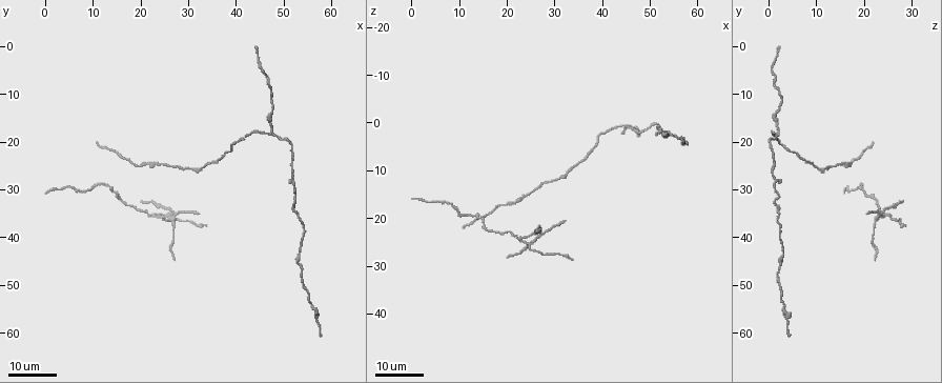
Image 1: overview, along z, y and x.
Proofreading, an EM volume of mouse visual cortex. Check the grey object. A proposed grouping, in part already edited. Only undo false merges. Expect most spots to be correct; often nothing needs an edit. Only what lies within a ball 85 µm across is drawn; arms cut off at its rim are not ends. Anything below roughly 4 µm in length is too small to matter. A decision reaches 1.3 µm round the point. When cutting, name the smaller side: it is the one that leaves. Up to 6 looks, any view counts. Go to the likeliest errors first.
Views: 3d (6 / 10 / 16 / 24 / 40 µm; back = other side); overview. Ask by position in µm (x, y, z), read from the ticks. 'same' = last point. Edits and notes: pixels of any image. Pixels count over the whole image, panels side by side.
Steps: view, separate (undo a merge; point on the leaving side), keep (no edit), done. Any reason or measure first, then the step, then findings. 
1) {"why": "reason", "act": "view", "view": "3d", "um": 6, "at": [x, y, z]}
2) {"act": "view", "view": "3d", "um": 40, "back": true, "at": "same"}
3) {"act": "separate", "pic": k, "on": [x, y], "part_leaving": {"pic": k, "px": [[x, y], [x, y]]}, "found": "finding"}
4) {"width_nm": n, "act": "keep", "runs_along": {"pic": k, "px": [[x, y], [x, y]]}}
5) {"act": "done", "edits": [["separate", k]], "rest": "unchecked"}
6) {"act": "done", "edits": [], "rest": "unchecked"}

{"why": "two arms in line, one across", "act": "view", "view": "3d", "um": 24, "at": [23.0, 35.0, 24.5]}

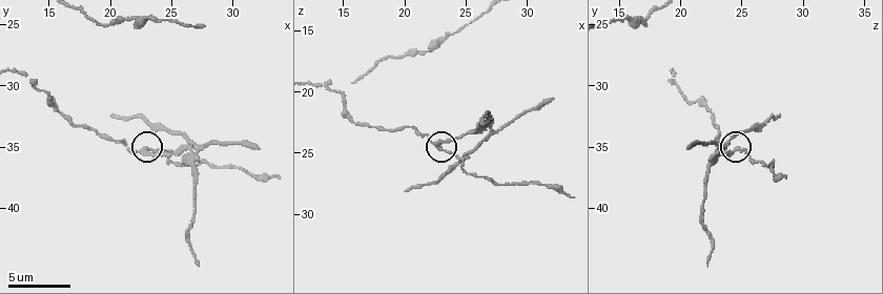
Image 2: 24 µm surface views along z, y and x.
{"act": "view", "view": "3d", "um": 10, "at": [23.0, 35.4, 24.2]}

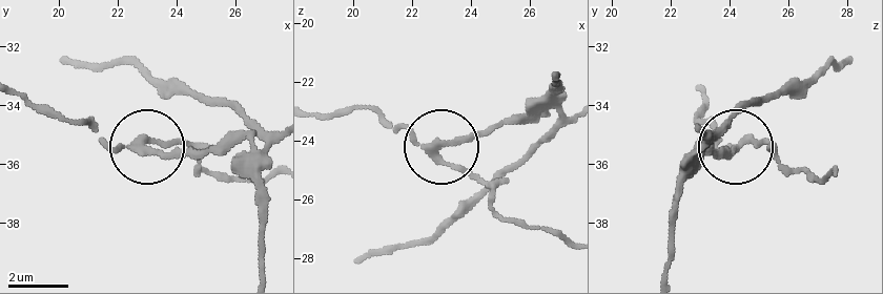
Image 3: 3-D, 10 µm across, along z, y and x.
{"arms": 3, "act": "separate", "pic": 3, "on": [184, 158], "found": "a second neuron is stuck on"}

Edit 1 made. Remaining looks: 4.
{"why": "see it whole again", "act": "view", "view": "overview"}

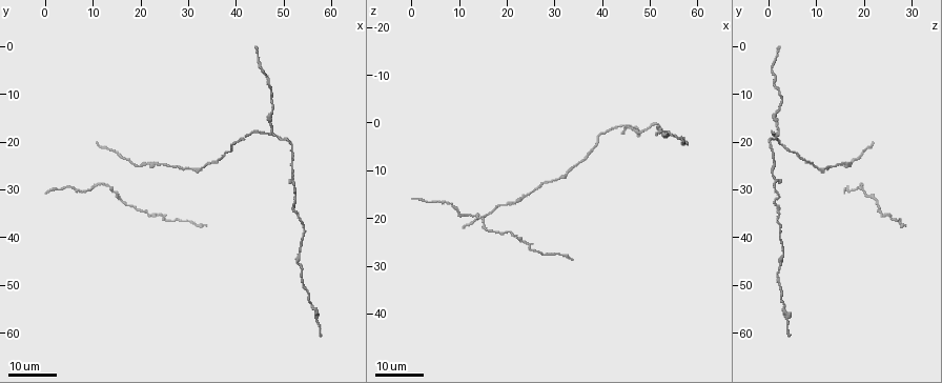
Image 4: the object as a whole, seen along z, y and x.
{"why": "arms part here", "act": "view", "view": "3d", "um": 24, "at": [13.0, 29.0, 19.5]}

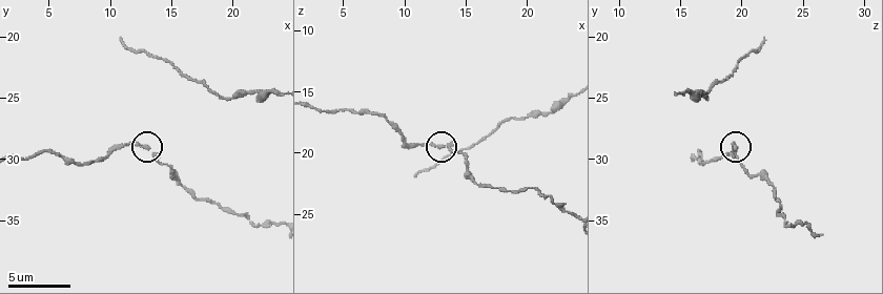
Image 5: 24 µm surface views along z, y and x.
{"act": "view", "view": "3d", "um": 6, "at": [13.0, 29.0, 19.4]}

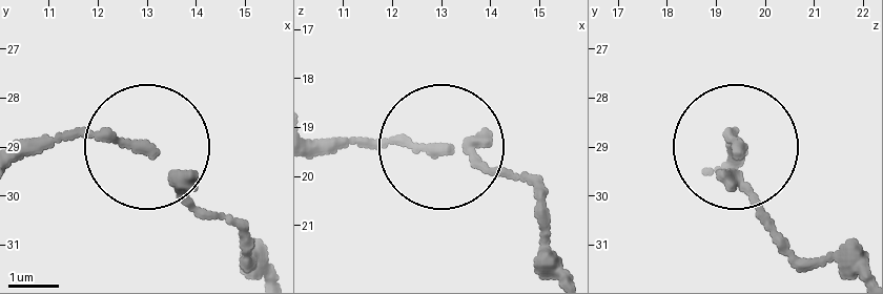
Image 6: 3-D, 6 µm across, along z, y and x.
{"width_nm": 150, "act": "keep", "found": "one neuron here"}

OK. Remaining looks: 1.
{"act": "done", "edits": [["separate", 3]], "rest": "unchecked"}

